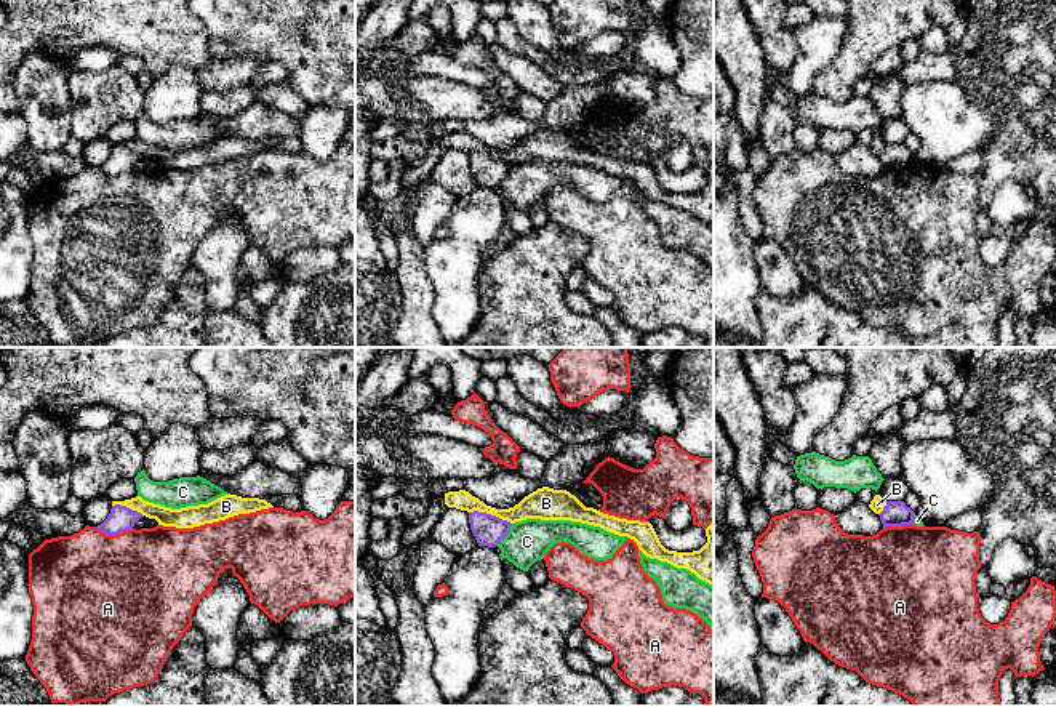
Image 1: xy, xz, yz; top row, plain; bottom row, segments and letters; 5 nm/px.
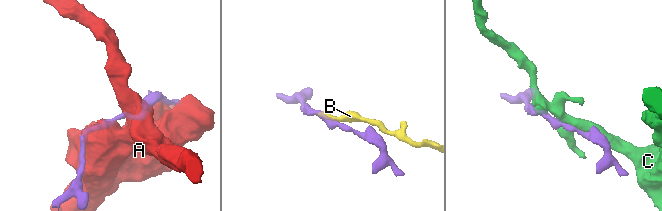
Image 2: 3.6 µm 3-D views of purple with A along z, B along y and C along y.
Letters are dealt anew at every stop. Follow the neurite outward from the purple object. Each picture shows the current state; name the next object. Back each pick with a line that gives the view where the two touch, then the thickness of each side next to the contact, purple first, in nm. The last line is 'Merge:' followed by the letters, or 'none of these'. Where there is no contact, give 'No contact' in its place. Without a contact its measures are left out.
Merge: none of these

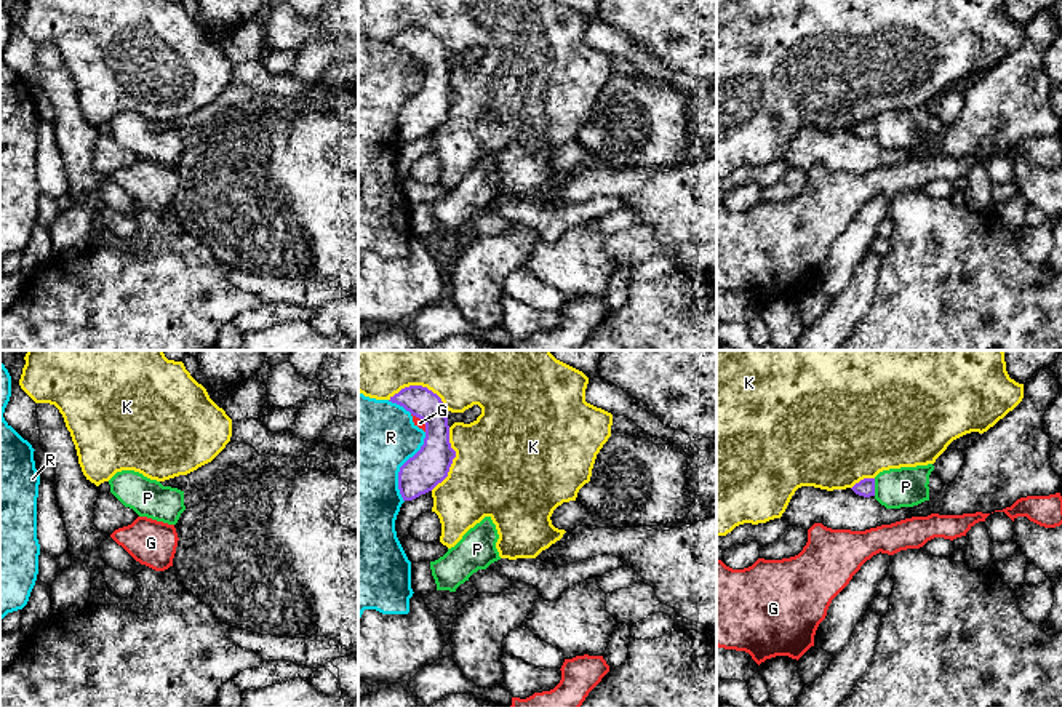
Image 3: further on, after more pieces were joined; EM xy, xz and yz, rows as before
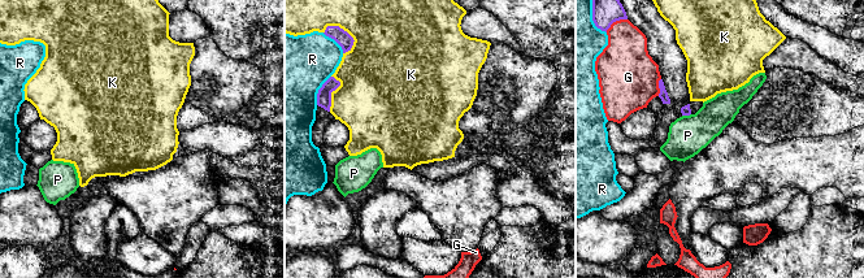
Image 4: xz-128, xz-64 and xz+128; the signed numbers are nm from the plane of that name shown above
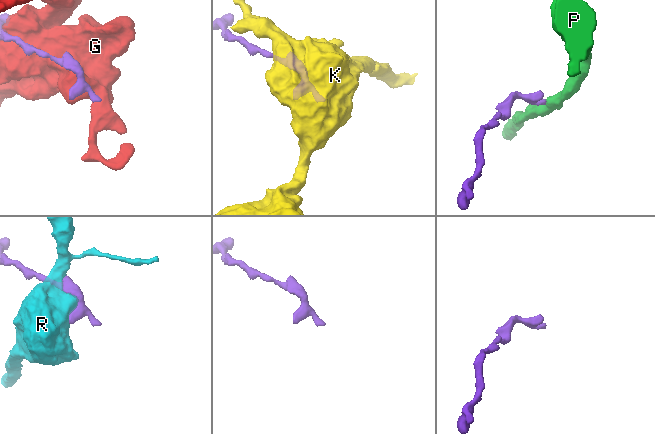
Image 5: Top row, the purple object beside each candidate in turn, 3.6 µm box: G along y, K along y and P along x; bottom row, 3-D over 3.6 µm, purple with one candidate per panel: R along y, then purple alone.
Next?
Merge: none of these

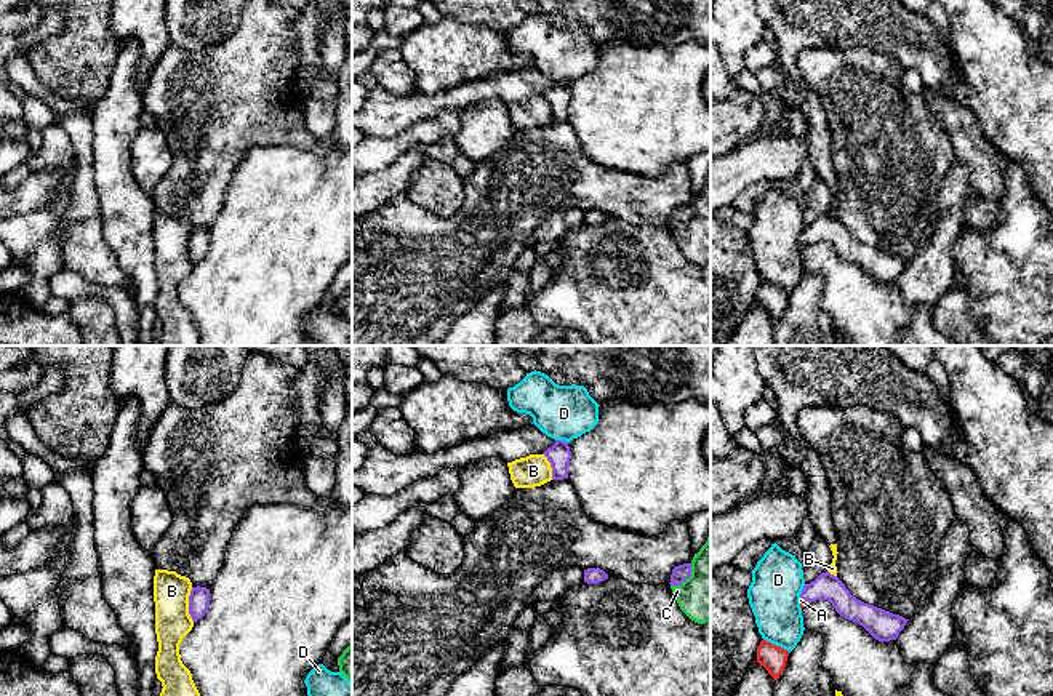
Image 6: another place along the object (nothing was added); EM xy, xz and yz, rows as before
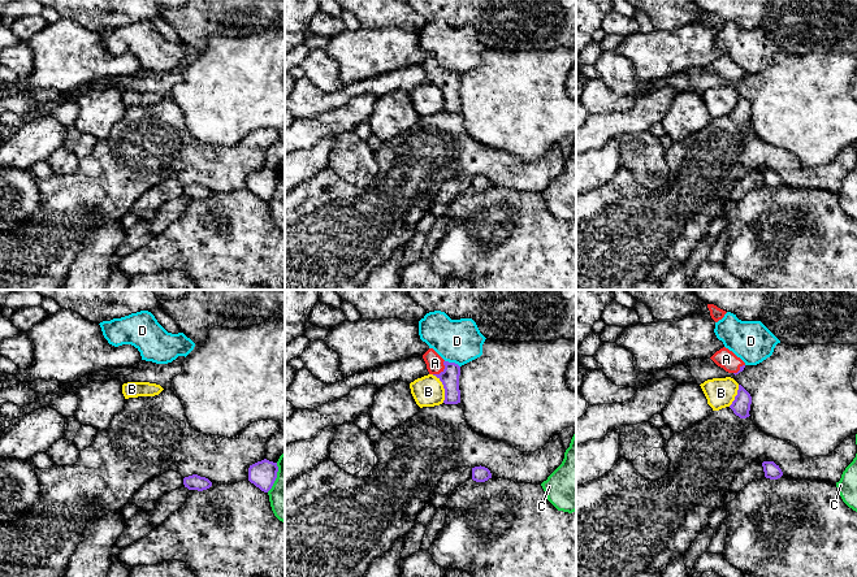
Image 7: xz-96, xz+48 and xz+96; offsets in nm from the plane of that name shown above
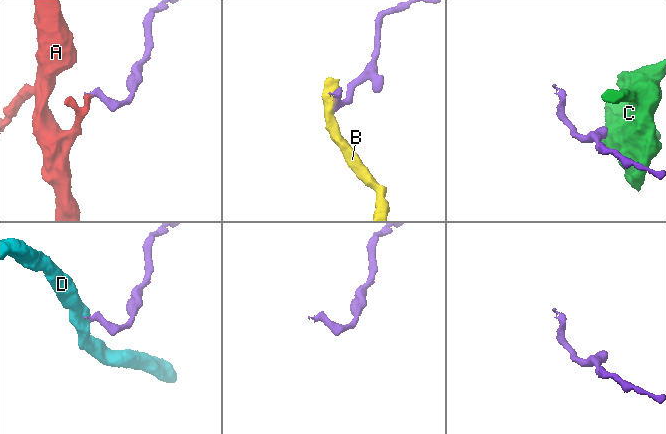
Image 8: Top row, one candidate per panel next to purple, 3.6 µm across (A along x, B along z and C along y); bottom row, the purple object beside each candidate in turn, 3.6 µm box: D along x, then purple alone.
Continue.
A: Touches purple in yz. Thickness 140 nm (purple) against 20 nm
Merge: A

